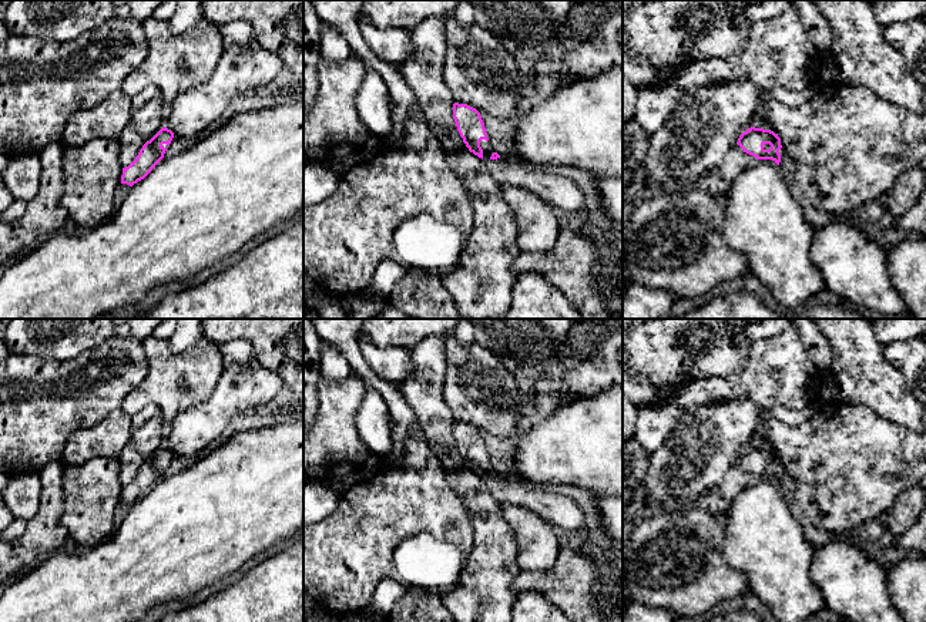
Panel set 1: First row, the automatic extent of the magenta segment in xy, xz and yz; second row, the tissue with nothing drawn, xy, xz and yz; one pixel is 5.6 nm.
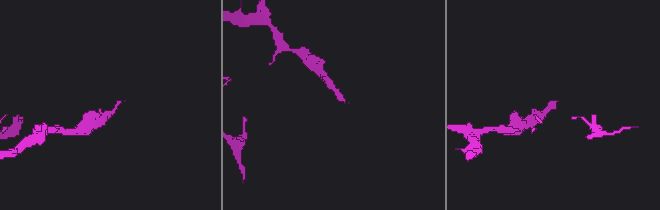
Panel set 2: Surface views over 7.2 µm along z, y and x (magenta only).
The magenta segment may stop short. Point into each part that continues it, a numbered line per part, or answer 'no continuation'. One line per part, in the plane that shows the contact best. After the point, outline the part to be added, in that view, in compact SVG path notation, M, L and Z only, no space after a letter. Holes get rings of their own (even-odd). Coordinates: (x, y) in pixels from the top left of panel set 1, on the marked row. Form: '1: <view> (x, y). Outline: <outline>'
1: xz (562, 194). Outline: M486 139L480 141L480 147L483 149L483 161L497 184L526 188L564 218L577 218L581 212L591 208L588 195L580 191L573 179L553 175L514 158L500 157L491 159L494 149Z

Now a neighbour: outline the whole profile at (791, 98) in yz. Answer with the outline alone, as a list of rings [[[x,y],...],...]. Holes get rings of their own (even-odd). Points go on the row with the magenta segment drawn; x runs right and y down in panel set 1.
[[[819,81],[809,84],[803,90],[786,90],[778,85],[766,90],[764,98],[768,101],[778,101],[788,108],[796,108],[811,101],[822,88]]]

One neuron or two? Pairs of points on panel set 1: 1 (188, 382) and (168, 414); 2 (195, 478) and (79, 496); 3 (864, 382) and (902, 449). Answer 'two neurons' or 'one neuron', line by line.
1: one neuron
2: two neurons
3: two neurons

